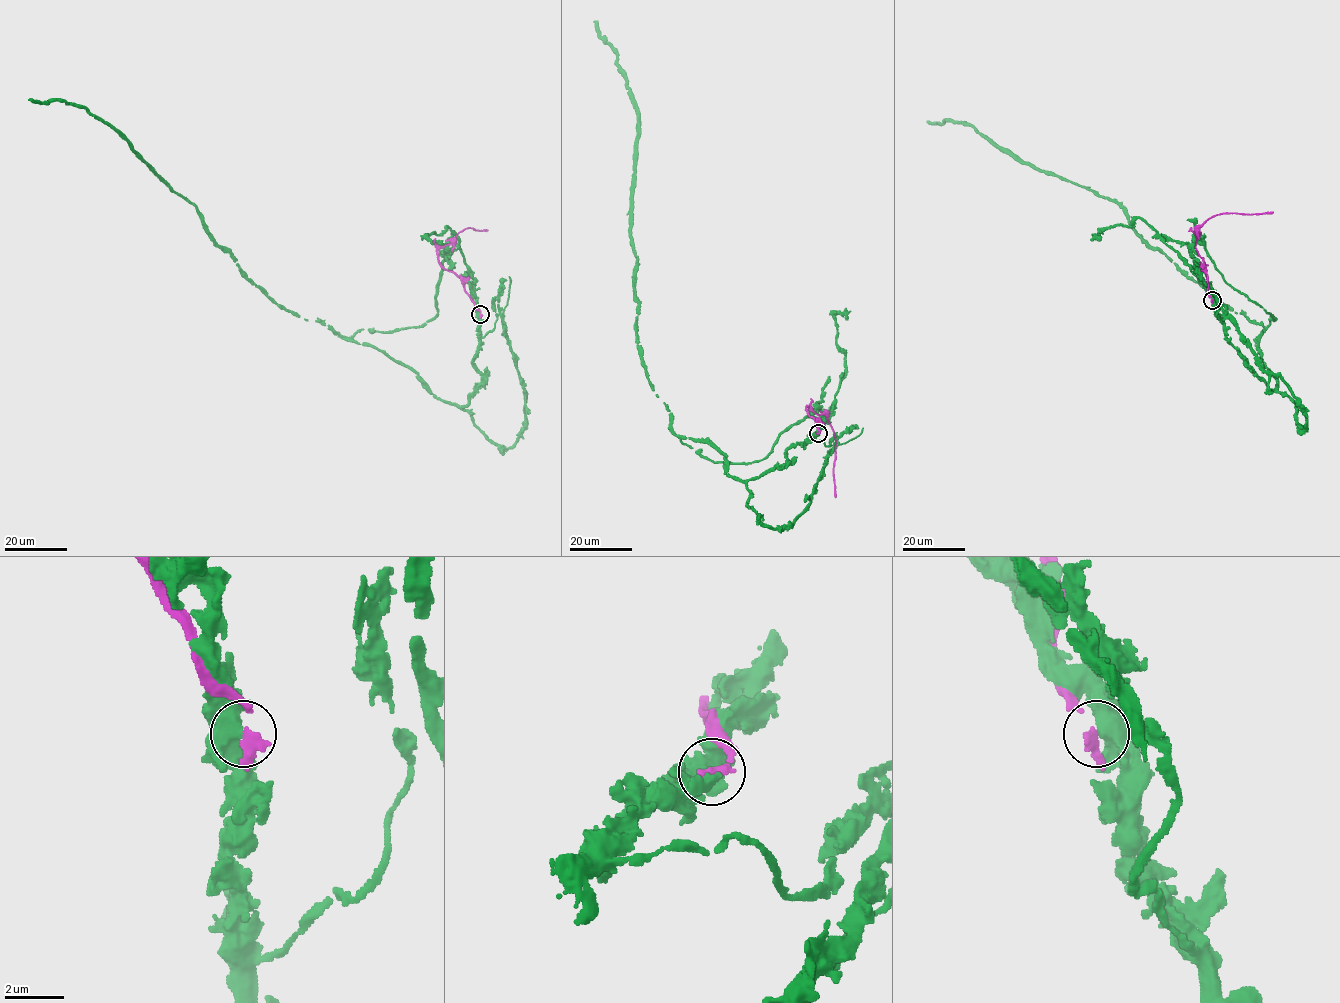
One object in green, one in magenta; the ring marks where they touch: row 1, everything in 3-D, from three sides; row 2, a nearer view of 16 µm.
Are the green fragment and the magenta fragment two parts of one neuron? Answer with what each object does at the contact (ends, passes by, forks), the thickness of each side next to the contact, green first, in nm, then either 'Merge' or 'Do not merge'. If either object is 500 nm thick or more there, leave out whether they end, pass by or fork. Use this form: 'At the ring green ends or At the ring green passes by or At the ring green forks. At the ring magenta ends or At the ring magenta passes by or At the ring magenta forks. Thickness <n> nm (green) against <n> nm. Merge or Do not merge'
Thickness 600 nm (green) against 360 nm. Do not merge

